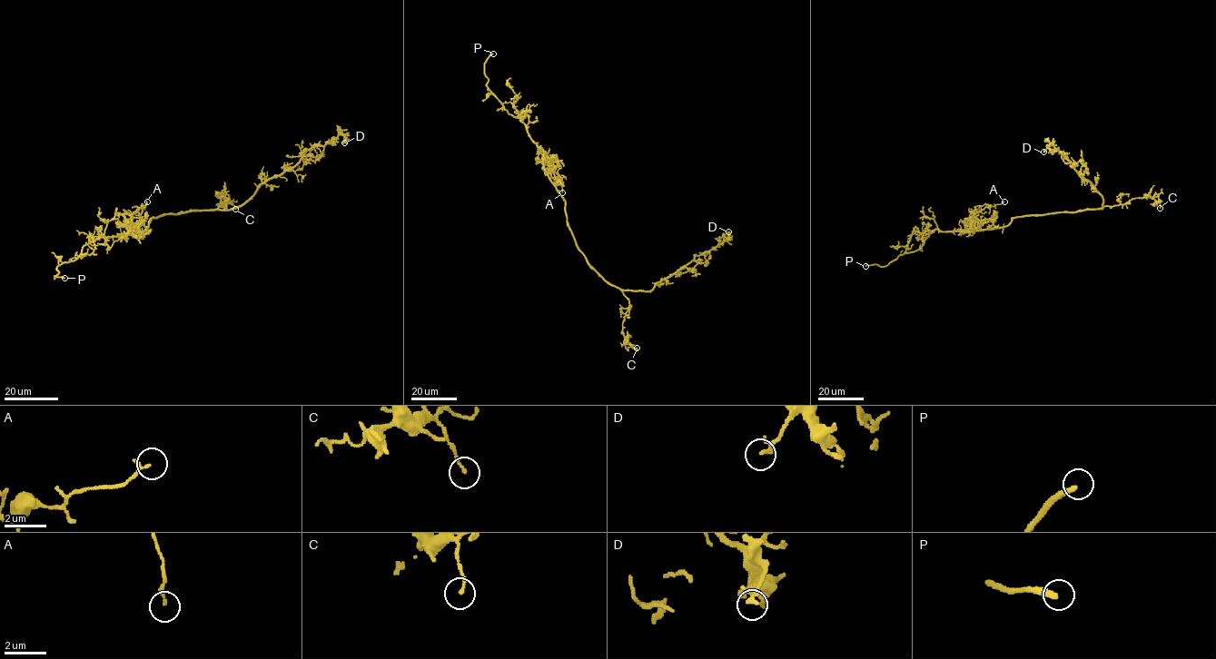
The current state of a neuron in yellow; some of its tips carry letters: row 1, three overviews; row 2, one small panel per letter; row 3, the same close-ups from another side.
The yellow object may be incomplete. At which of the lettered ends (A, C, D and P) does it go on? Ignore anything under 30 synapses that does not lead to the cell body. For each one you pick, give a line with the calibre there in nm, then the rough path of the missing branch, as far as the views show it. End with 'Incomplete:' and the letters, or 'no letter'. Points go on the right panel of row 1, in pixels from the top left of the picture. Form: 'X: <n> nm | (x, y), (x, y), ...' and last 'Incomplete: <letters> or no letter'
P: 280 nm
Incomplete: P

